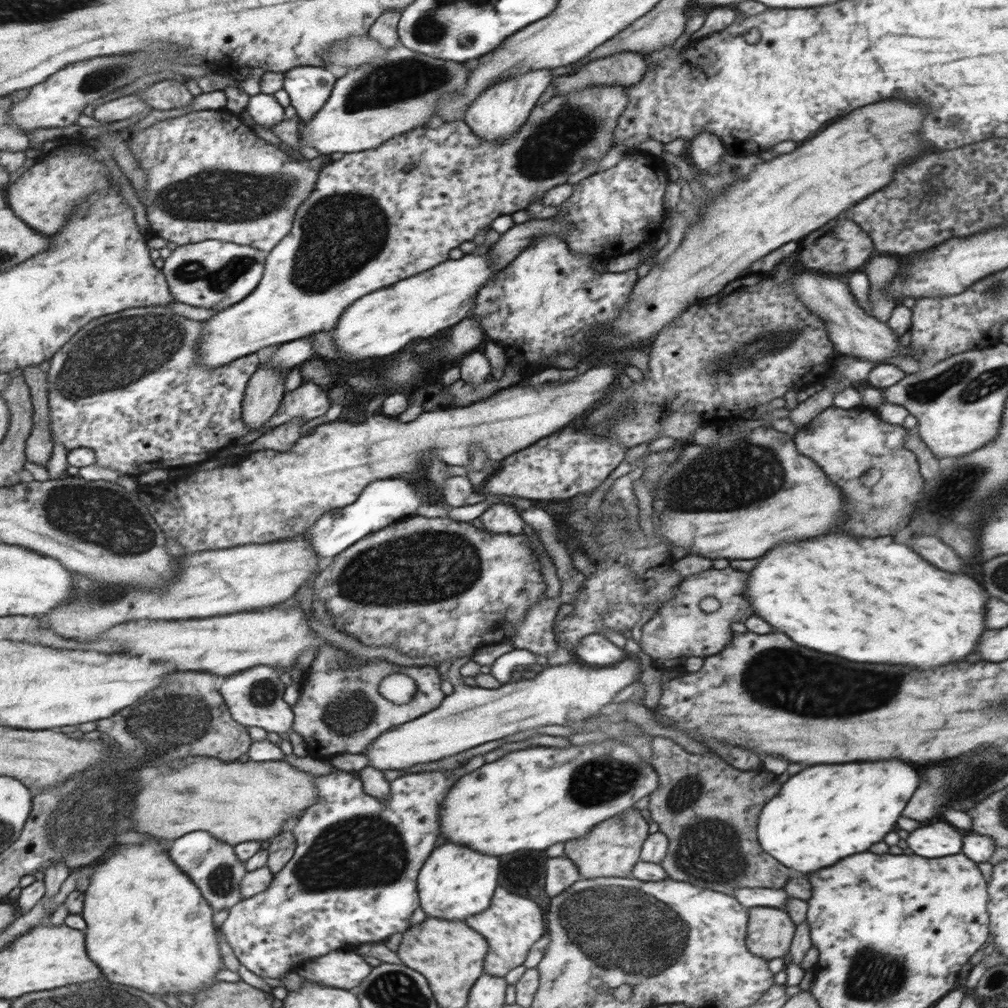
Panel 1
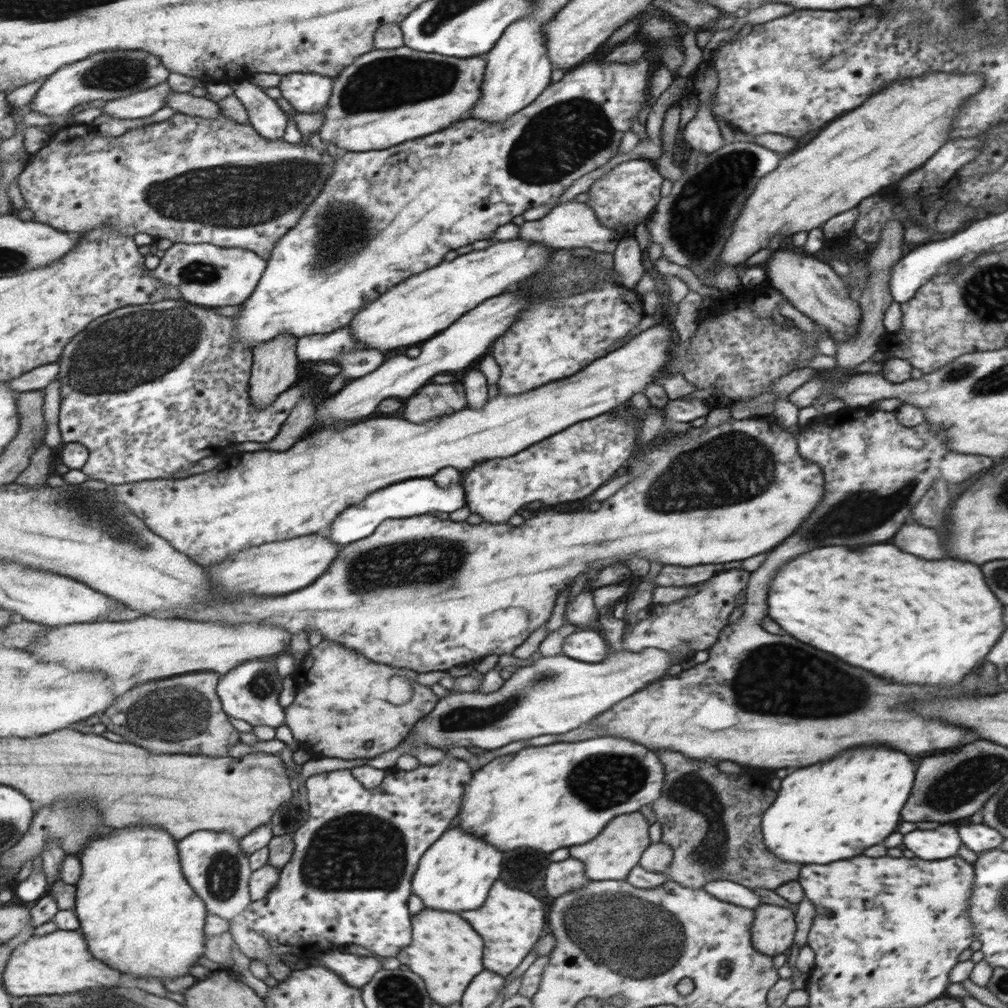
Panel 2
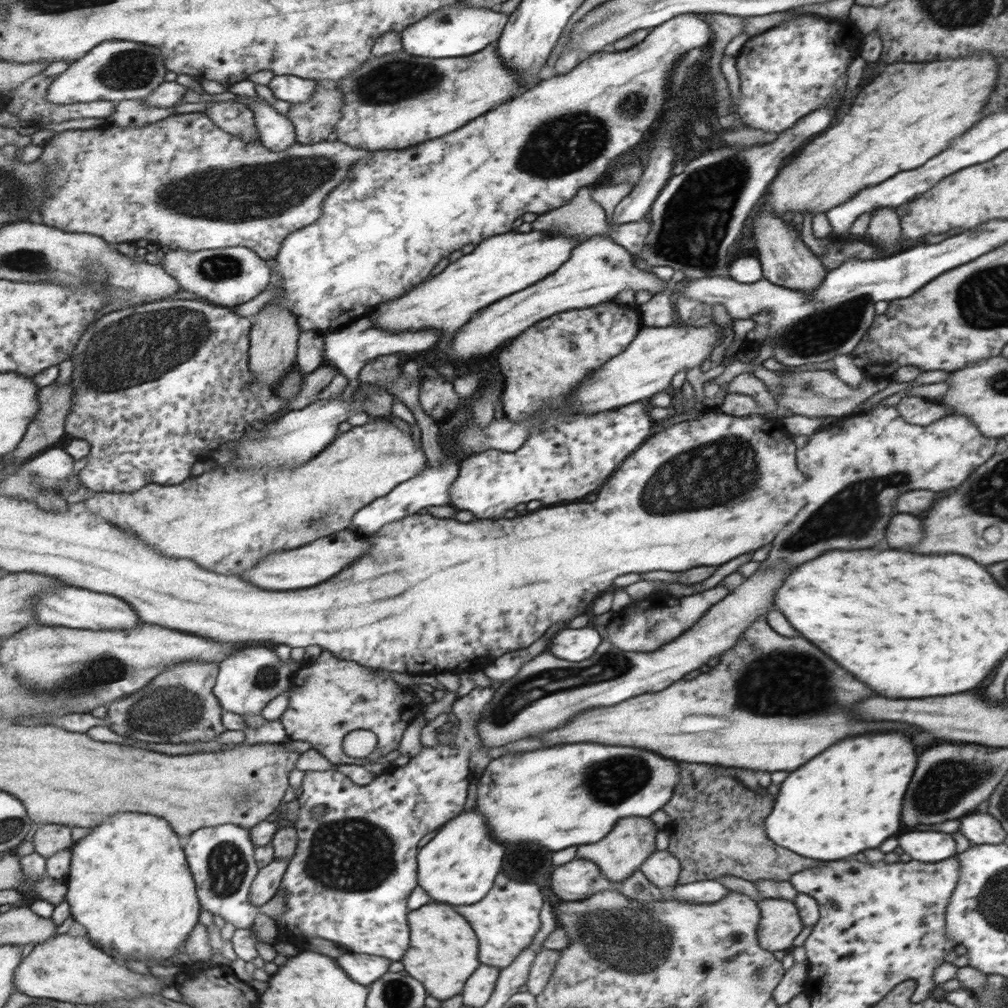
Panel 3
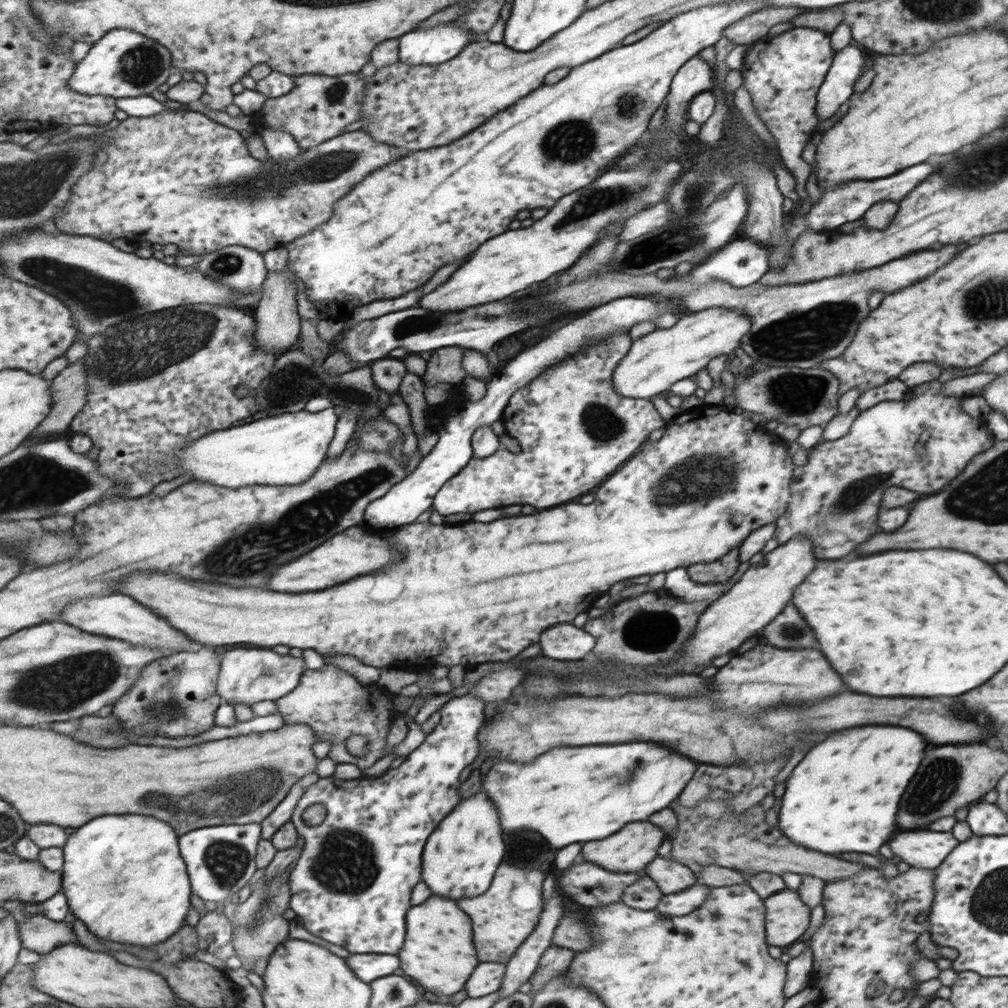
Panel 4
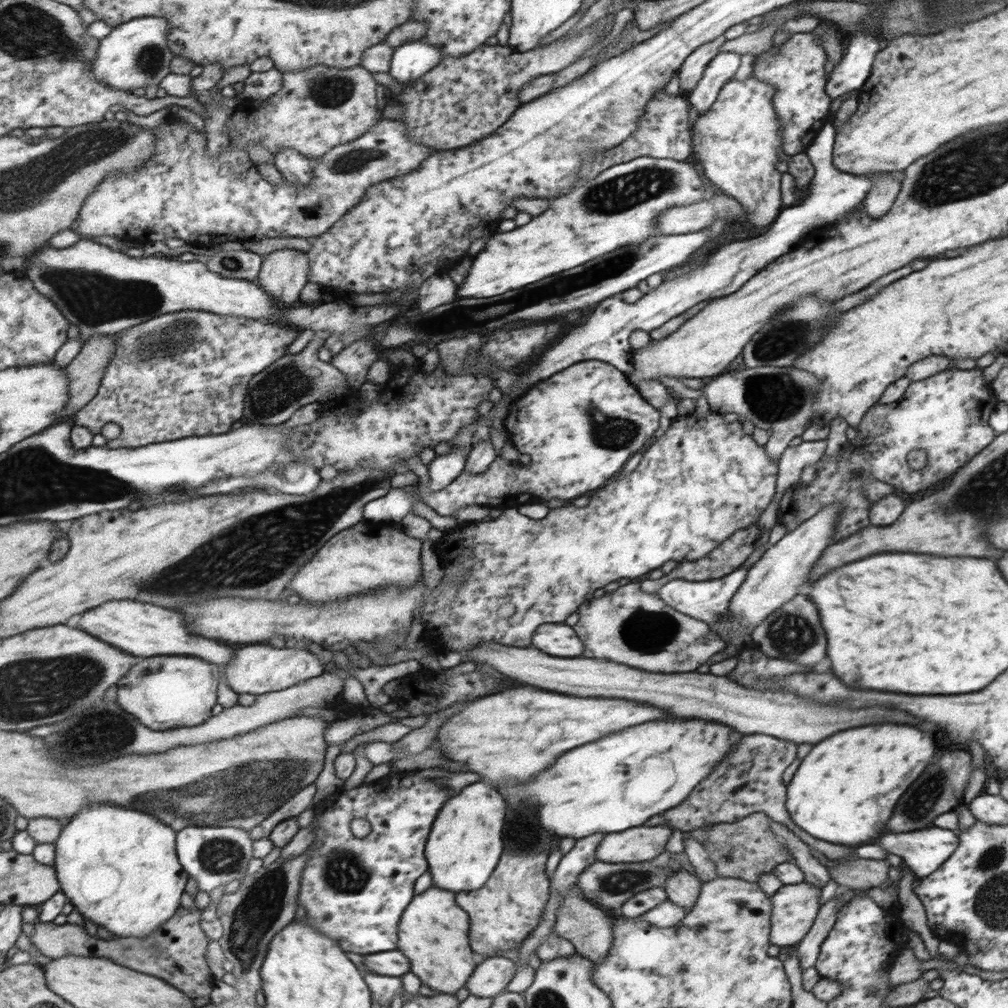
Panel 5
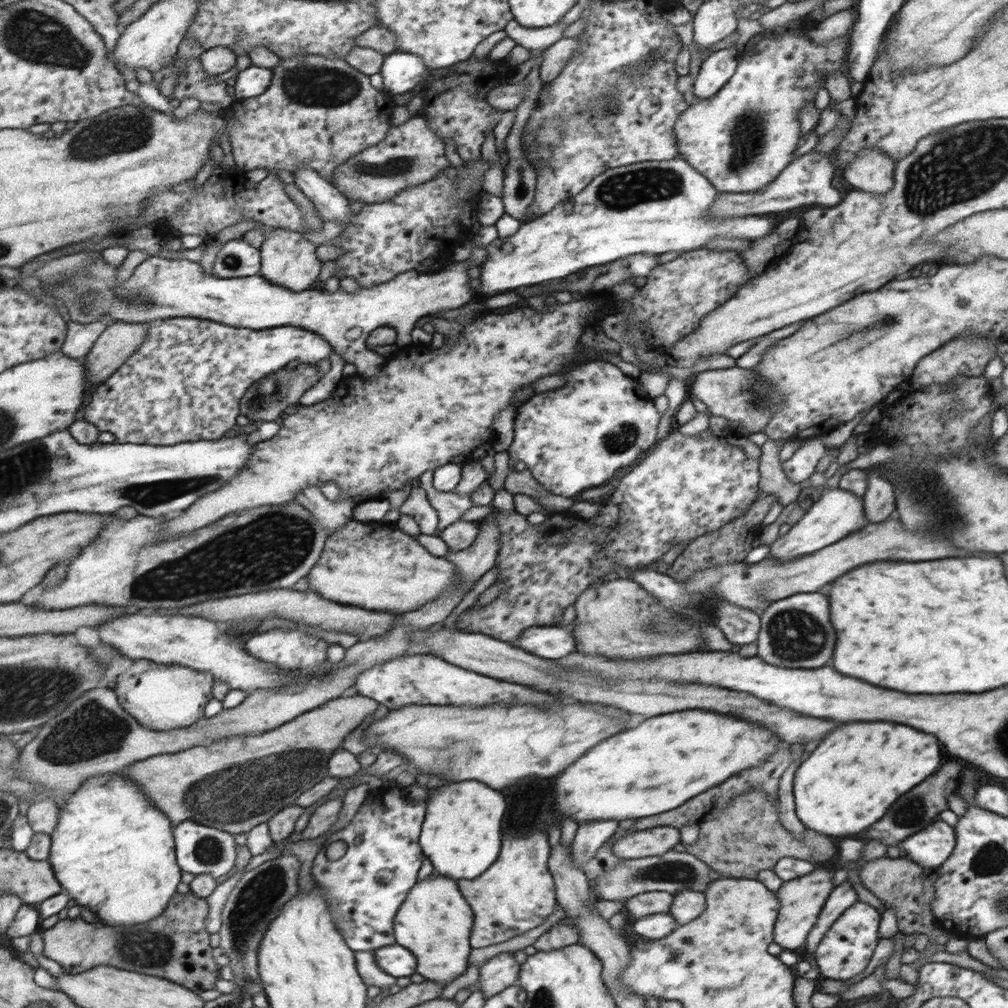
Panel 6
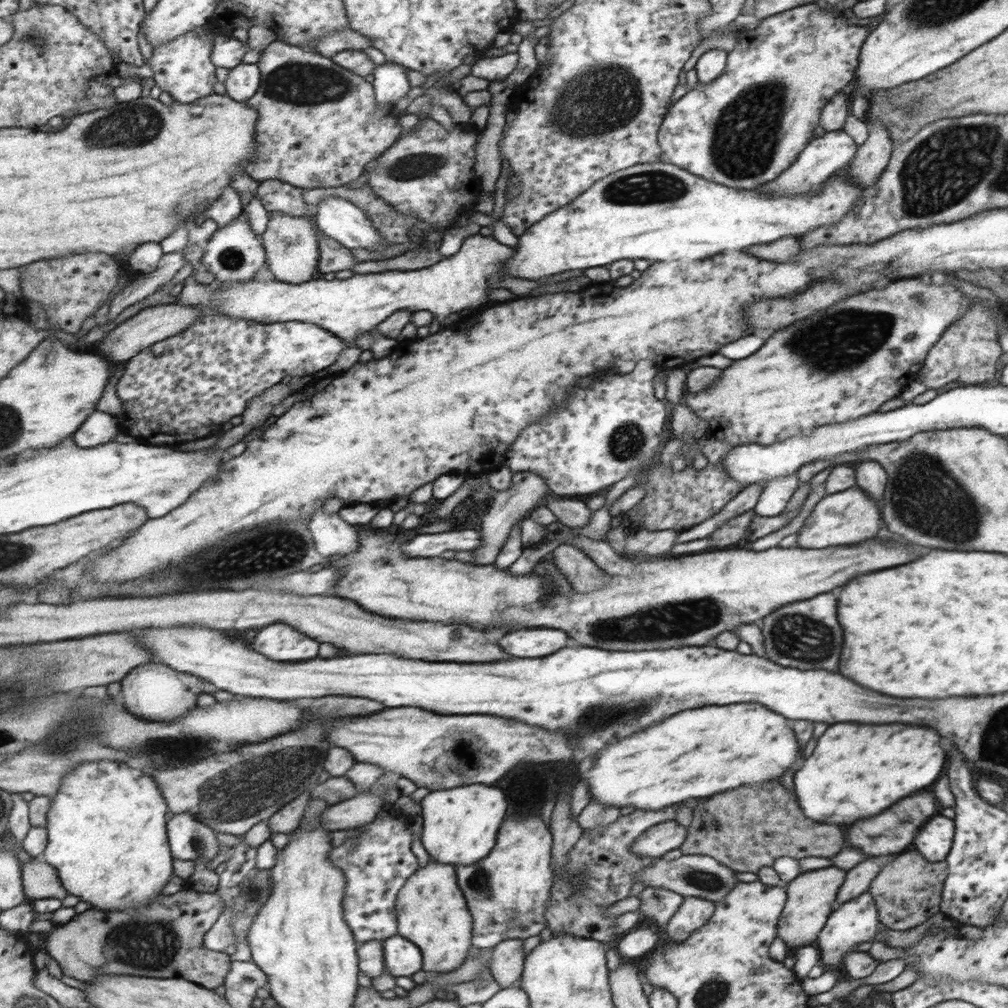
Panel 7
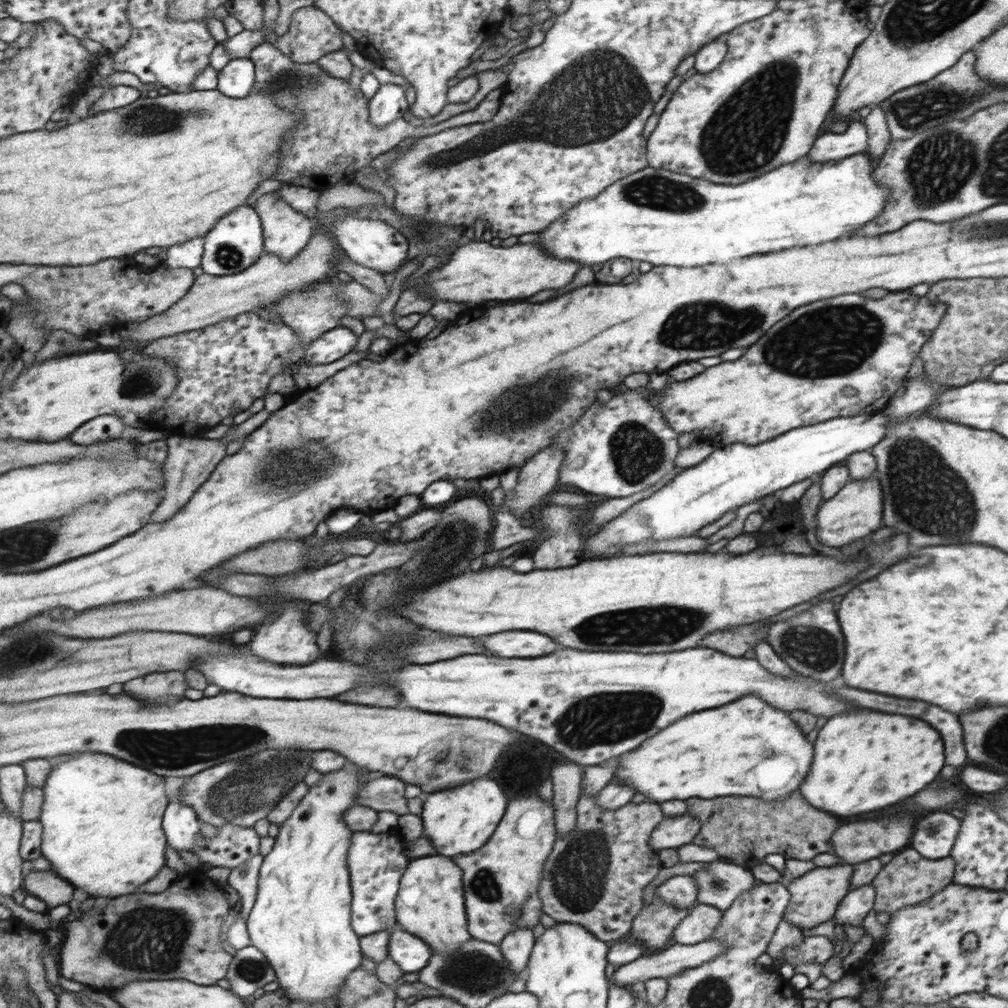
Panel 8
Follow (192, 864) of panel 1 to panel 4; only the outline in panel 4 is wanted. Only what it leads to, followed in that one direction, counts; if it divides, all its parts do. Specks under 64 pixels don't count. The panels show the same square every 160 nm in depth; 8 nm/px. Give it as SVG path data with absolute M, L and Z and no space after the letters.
M261 823L209 826L183 835L181 850L189 864L193 891L204 901L221 902L222 906L245 896L248 882L259 868L257 857L261 843Z

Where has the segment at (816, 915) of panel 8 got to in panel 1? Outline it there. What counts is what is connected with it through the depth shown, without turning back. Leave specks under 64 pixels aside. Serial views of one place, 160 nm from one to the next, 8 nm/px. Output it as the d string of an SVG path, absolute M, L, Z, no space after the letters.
M750 908L746 946L752 954L768 960L780 958L792 950L796 926L784 908Z

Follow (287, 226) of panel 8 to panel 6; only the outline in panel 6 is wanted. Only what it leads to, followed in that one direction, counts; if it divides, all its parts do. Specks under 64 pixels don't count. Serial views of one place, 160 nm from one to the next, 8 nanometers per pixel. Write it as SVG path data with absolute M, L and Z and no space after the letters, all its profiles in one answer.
M275 229L264 241L261 251L263 254L261 275L276 284L302 292L314 288L322 276L322 266L325 262L318 256L318 245L310 242L303 232Z

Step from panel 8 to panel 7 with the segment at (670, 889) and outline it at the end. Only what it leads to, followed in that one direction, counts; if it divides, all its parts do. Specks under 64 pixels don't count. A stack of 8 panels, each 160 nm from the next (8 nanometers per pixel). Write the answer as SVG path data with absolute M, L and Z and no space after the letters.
M646 887L639 897L641 900L639 911L660 926L669 923L685 902L684 895L662 887Z

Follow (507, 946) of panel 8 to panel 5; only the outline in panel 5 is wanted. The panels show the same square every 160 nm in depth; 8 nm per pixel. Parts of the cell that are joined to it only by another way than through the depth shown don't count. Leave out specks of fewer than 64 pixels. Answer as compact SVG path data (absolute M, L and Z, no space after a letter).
M490 957L478 964L478 972L474 972L474 980L466 984L466 988L474 996L484 998L495 997L508 986L516 972L515 962L505 957Z

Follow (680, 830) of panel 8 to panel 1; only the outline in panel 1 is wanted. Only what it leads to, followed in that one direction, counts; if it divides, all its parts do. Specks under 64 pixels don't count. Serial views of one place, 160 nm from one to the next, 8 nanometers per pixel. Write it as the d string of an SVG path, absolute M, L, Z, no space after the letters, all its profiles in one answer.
M632 809L602 821L602 824L598 824L598 828L594 828L594 832L590 832L590 836L570 840L570 844L566 844L566 856L574 860L584 878L626 878L632 875L633 868L641 861L641 851L647 839L648 822L644 814Z

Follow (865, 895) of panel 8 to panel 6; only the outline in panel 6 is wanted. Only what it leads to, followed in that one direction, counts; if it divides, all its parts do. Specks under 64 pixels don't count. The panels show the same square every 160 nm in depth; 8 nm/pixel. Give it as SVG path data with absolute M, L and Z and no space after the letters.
M856 901L832 924L827 933L822 937L815 950L816 966L821 974L832 980L847 981L849 978L860 974L868 962L874 948L880 940L878 938L878 926L880 926L881 915L875 907L869 903Z

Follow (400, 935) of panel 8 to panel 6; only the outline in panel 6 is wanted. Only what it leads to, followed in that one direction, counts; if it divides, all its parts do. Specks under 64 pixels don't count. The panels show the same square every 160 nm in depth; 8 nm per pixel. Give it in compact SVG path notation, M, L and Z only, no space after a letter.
M391 944L390 948L379 948L373 951L377 959L377 963L386 972L390 972L390 976L412 976L416 970L416 958L410 950Z

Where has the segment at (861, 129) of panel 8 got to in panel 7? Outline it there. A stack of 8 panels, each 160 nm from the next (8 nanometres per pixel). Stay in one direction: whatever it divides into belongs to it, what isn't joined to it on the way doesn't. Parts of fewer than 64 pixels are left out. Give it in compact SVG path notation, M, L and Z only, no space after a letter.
M844 130L826 131L824 136L816 137L801 155L798 160L792 164L784 172L778 176L778 180L765 183L758 187L761 193L773 197L783 197L784 195L799 195L804 193L814 193L814 190L819 190L821 184L830 178L836 170L844 169L849 162L854 158L857 151L857 145L854 139L850 137Z

